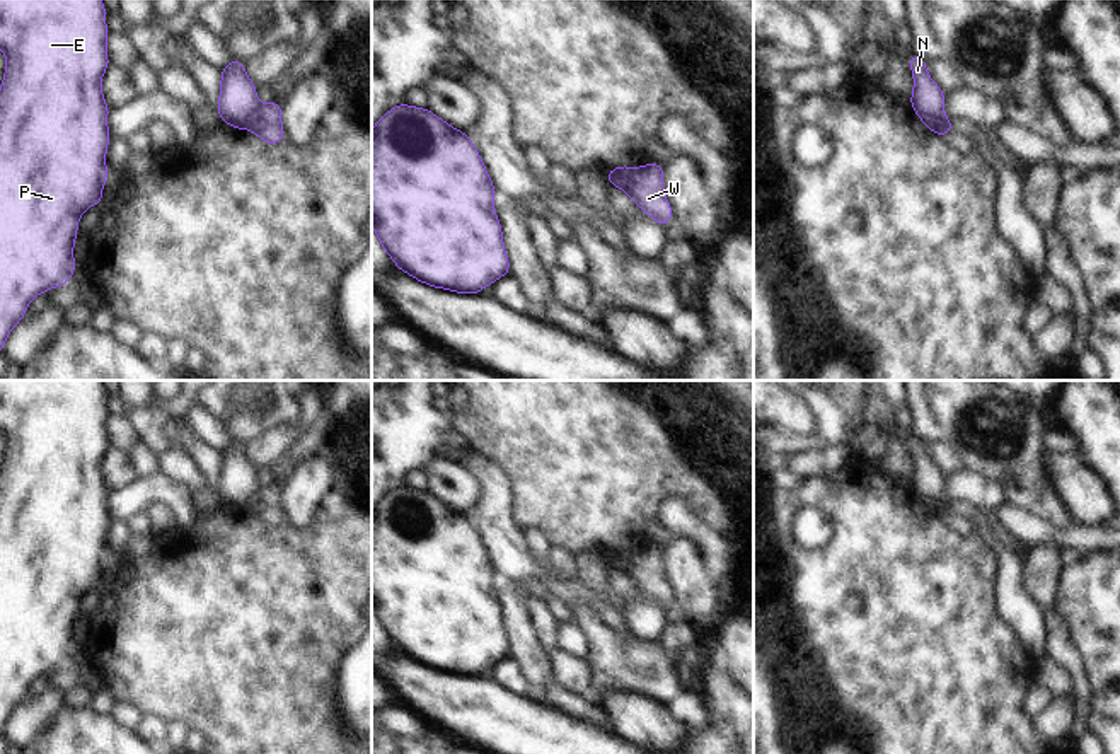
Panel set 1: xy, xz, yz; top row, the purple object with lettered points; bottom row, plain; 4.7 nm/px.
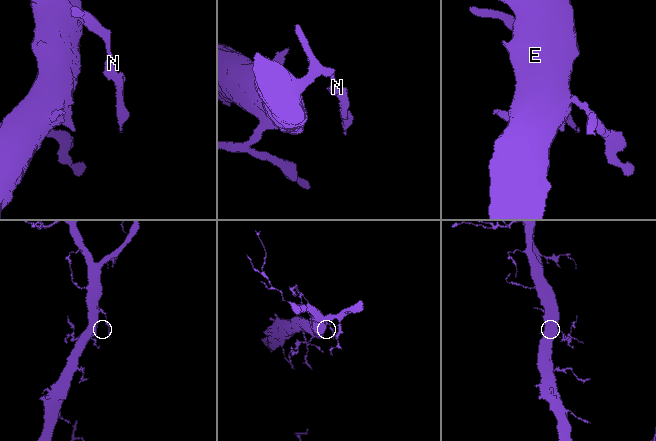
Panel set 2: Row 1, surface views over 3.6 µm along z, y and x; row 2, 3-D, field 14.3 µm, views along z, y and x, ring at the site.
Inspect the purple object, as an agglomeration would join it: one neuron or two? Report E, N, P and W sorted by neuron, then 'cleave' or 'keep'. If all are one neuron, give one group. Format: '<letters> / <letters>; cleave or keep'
E N P / W; cleave

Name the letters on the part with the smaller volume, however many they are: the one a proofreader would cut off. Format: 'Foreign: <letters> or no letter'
Foreign: W

